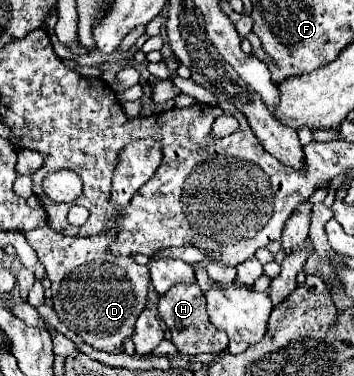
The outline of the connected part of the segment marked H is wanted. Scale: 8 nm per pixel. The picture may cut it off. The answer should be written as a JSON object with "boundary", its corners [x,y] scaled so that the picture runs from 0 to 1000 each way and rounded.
{"boundary":[[[503,750],[446,798],[446,830],[486,883],[486,910],[514,941],[616,941],[644,926],[644,888],[593,862],[582,830],[582,793],[554,750]]]}

